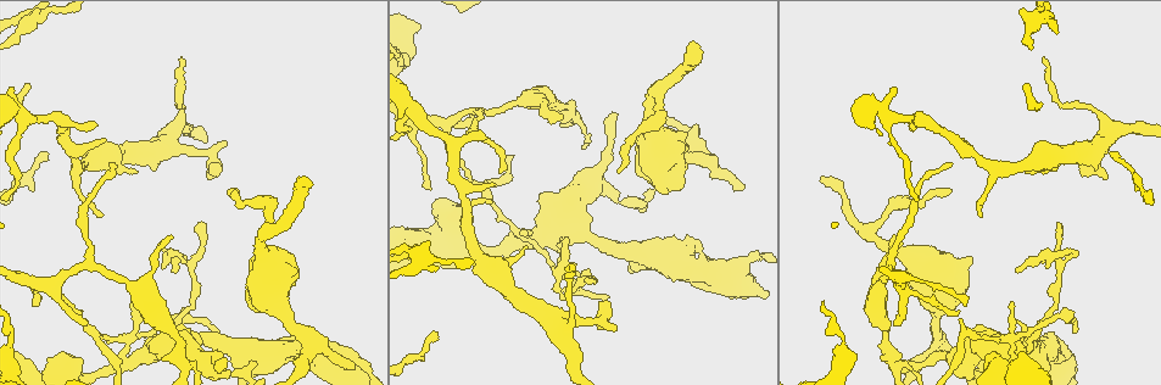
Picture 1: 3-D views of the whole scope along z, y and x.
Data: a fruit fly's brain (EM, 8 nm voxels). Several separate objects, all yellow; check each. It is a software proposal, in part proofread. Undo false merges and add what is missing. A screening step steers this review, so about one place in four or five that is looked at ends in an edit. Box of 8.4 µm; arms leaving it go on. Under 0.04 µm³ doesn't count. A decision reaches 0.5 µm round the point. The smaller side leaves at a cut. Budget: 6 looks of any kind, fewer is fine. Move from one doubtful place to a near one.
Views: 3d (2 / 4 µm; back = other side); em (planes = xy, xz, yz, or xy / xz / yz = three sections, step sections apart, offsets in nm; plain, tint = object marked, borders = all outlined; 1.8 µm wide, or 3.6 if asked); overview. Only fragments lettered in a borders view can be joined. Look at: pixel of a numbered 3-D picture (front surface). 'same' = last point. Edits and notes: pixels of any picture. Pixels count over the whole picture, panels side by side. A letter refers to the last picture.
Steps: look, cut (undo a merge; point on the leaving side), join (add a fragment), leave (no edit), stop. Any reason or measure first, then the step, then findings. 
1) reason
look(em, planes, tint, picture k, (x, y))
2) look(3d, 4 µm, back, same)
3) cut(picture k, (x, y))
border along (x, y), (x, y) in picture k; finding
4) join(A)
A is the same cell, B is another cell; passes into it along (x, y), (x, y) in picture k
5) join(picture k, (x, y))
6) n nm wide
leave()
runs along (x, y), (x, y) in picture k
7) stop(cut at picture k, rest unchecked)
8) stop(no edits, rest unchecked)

free end
look(em, yz, step 16, borders, picture 1, (572, 264))

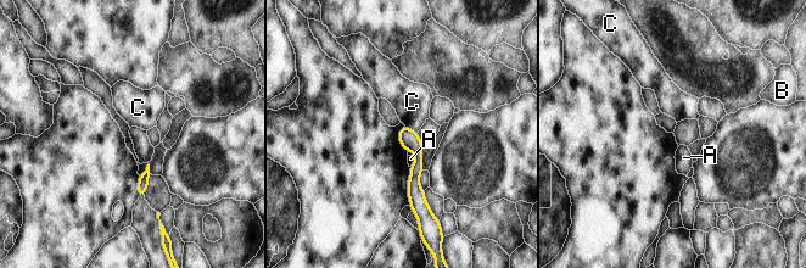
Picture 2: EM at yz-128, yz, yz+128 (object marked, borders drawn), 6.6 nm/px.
look(em, planes, borders, same)

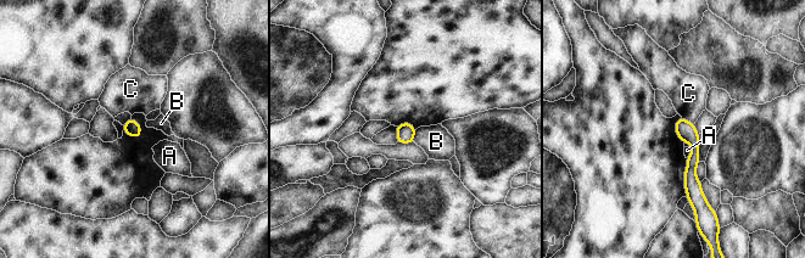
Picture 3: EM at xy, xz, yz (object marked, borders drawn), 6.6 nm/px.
leave()
A, B and C are other cells; runs along (681, 122), (694, 144), (692, 198) in picture 3; none of them fits

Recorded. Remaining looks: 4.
thin end
look(3d, 2 µm, picture 1, (176, 268))

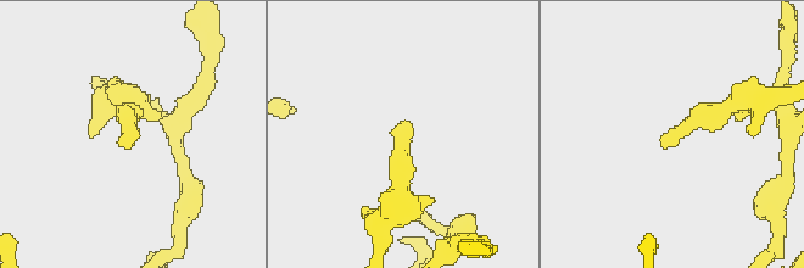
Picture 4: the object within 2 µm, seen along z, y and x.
look(em, yz, step 8, borders, picture 4, (662, 142))

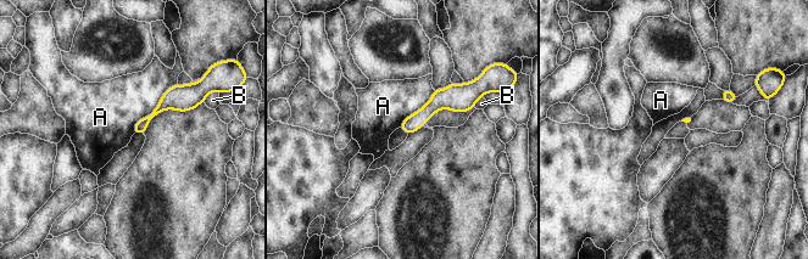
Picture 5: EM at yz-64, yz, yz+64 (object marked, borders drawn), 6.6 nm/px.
look(em, planes, borders, same)

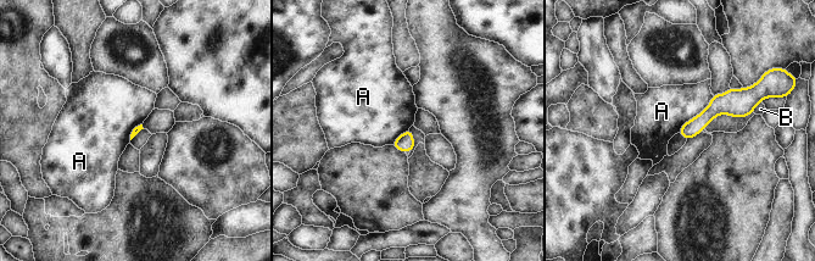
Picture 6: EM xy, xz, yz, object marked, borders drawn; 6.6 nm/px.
leave()
A and B are other cells; runs along (749, 106), (716, 106), (682, 131) in picture 6; none of them fits

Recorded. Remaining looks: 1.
stop(no edits, rest unchecked)

